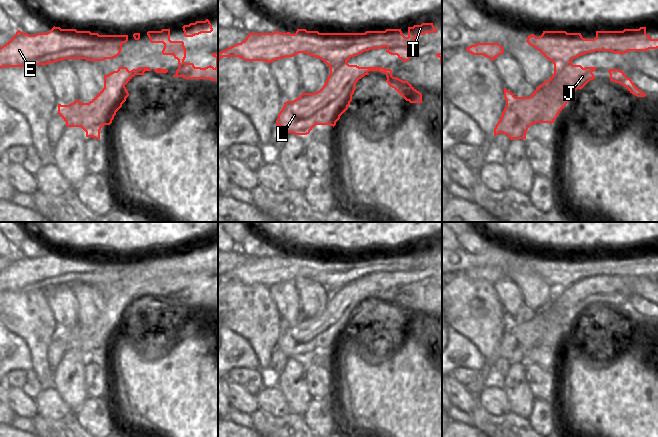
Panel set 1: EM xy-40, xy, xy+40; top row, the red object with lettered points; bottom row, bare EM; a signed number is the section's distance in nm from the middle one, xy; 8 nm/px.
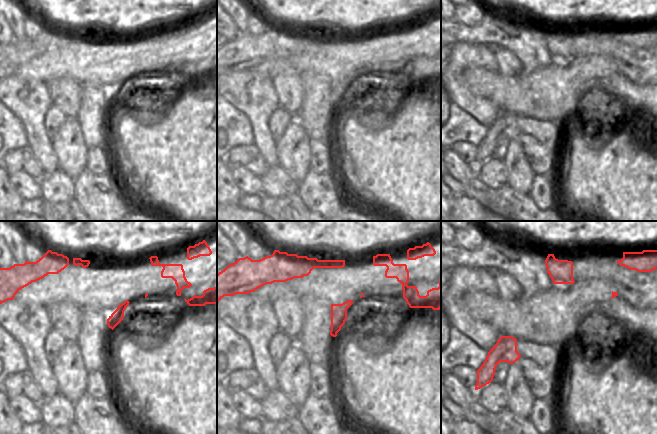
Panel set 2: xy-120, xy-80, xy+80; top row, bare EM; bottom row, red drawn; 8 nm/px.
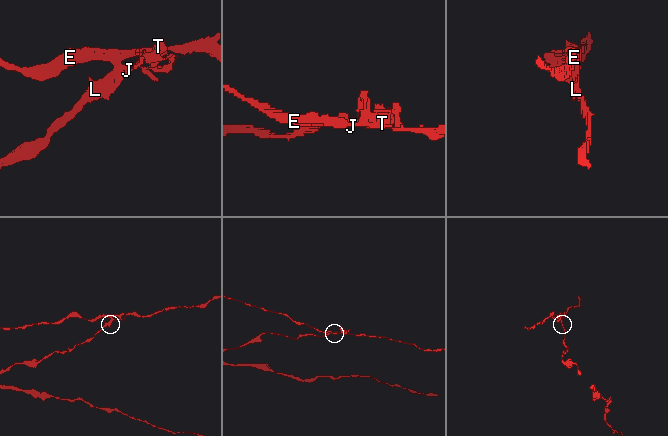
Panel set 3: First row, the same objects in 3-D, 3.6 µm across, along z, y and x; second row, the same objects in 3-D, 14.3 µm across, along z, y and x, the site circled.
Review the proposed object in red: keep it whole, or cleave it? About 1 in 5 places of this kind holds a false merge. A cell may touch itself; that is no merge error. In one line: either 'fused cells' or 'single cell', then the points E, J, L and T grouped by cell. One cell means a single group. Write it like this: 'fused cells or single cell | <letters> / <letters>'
fused cells | E / J L T

